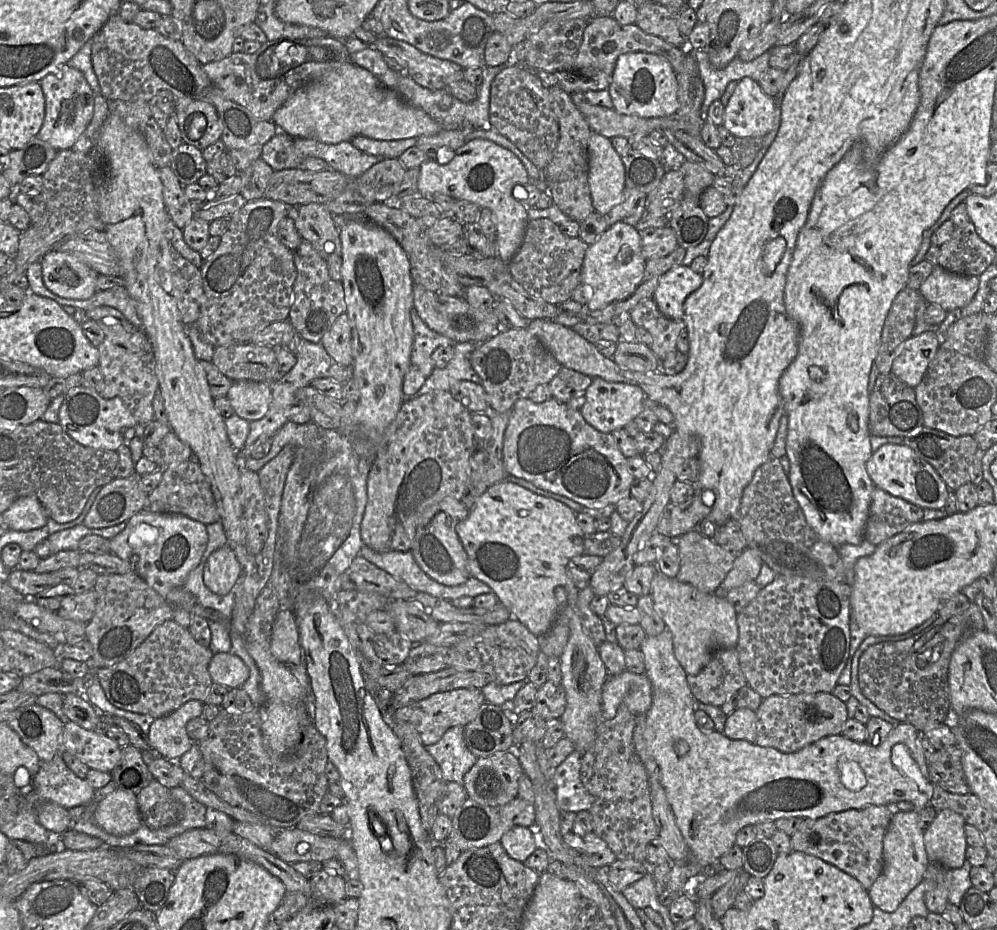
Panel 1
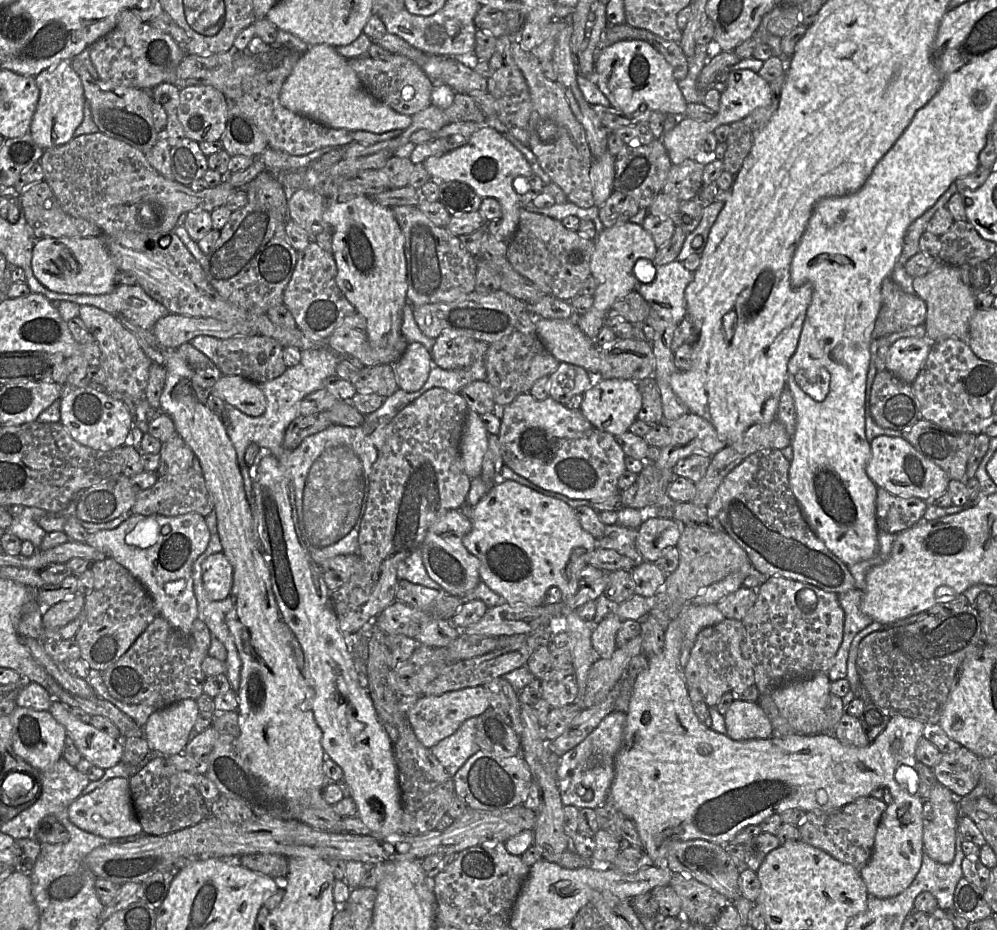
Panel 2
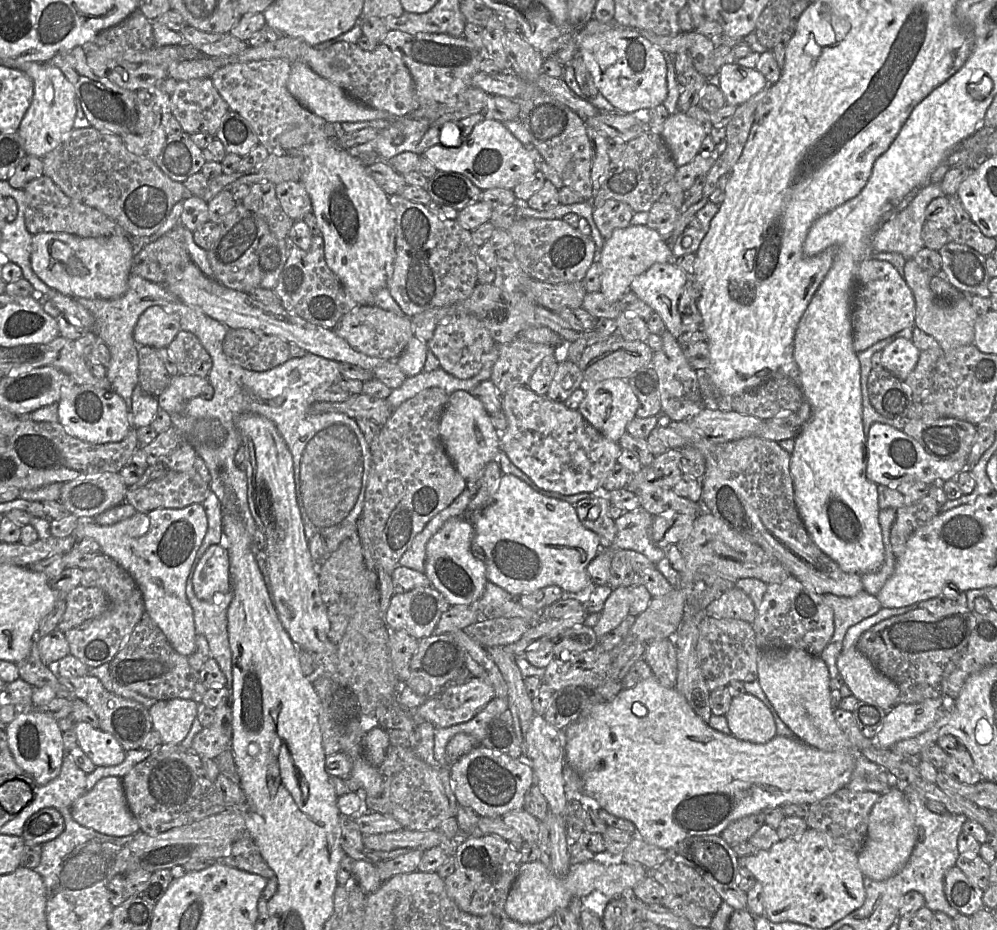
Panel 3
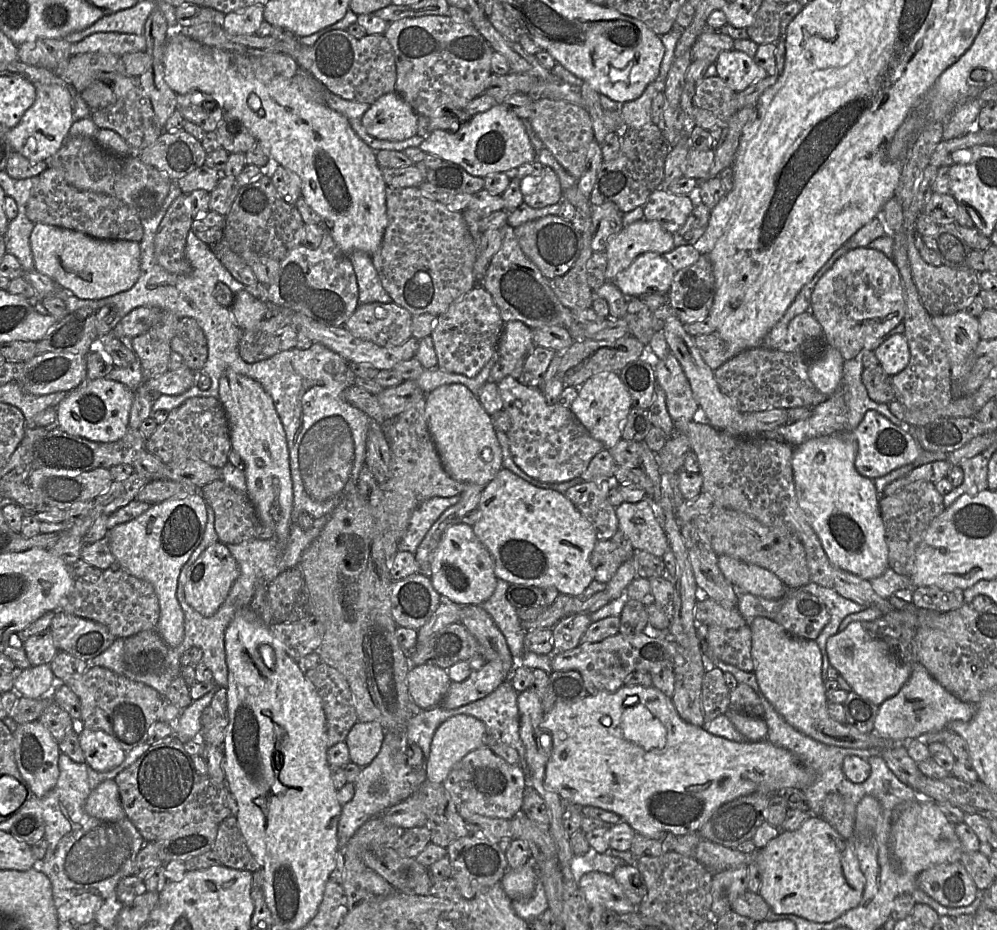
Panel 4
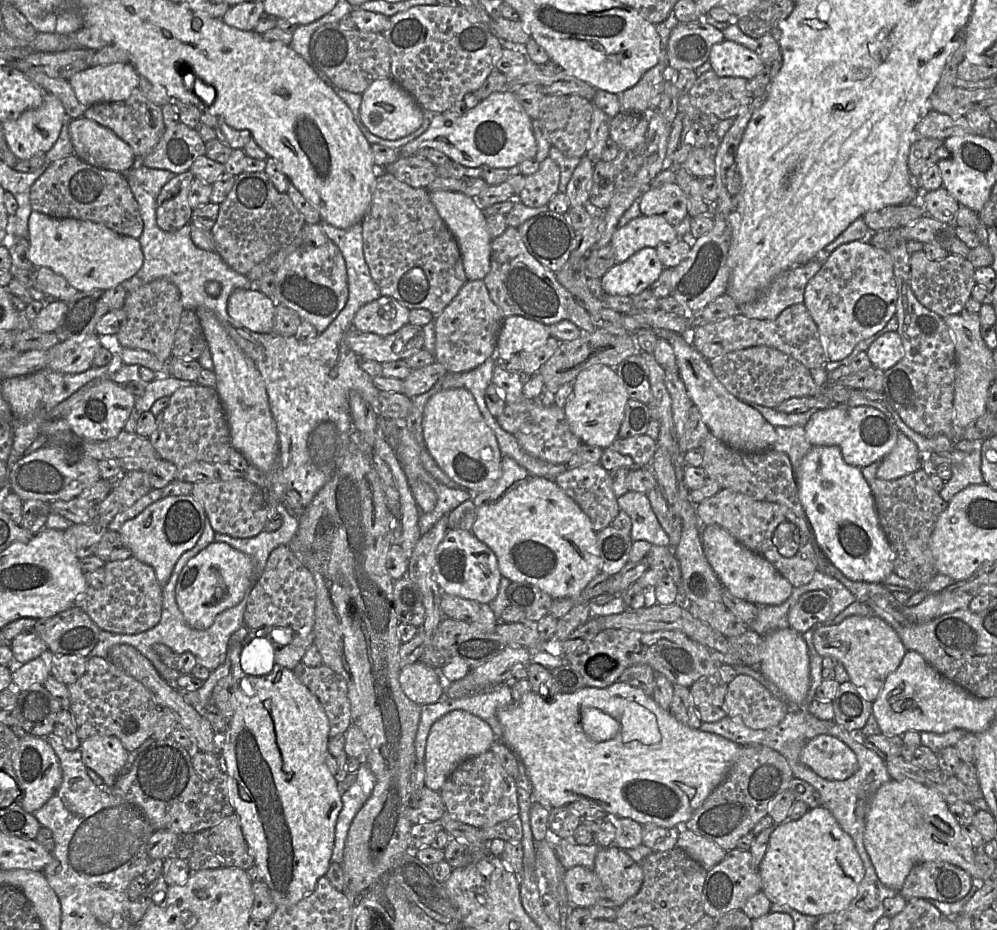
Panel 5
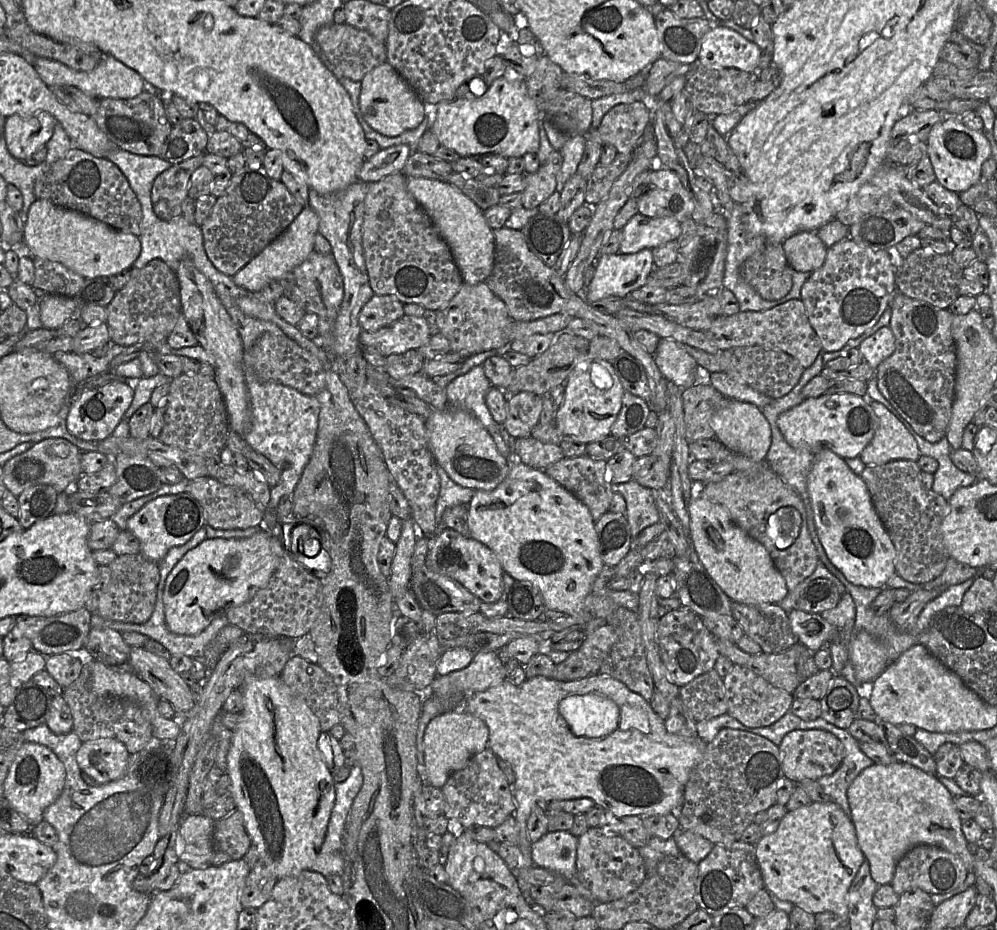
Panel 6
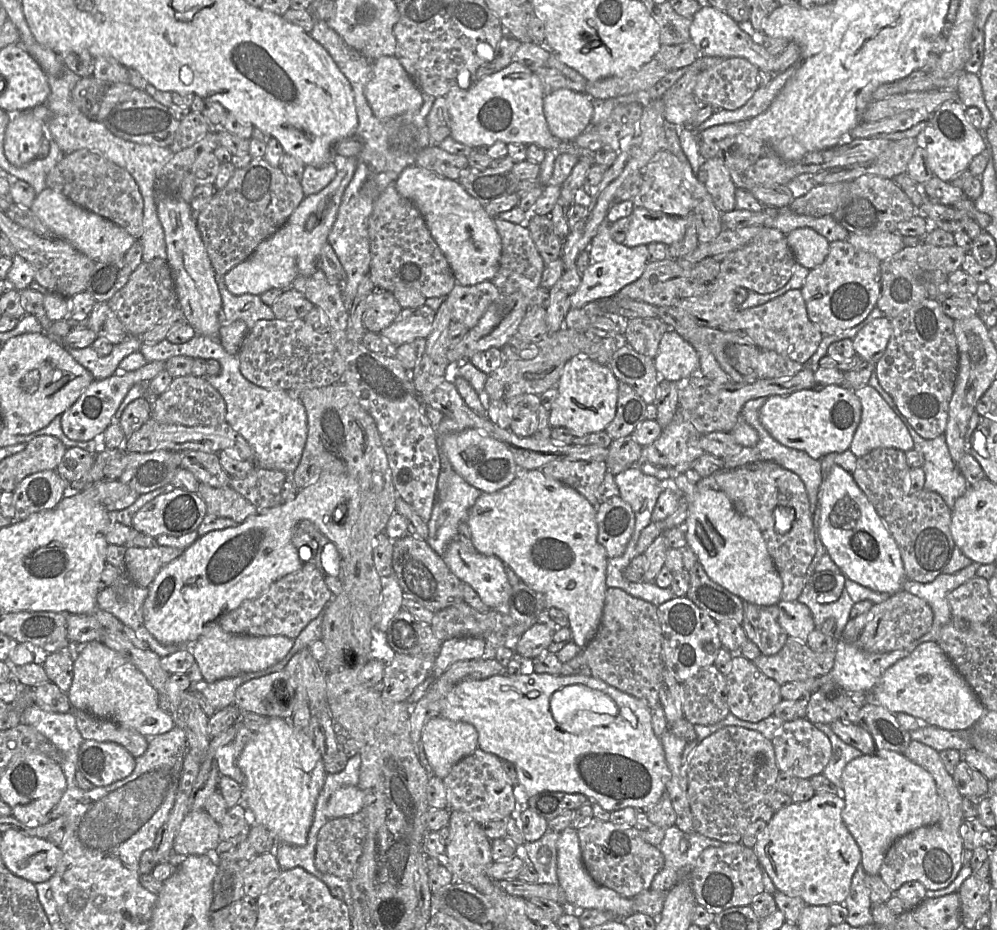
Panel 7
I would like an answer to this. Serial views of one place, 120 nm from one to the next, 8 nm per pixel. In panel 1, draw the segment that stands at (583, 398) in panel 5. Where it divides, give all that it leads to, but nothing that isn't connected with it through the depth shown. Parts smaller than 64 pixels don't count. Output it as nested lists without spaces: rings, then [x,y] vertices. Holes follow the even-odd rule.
[[[593,378],[585,391],[585,404],[579,410],[584,420],[602,433],[611,433],[623,429],[643,411],[645,393],[636,385],[620,382],[608,382],[602,378]]]

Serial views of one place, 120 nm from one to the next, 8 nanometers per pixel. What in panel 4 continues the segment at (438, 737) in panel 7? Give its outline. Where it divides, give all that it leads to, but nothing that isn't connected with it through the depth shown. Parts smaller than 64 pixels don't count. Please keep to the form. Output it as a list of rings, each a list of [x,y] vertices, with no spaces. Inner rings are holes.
[[[460,714],[445,720],[431,742],[426,781],[442,784],[462,758],[485,745],[486,735],[484,723],[473,716]]]

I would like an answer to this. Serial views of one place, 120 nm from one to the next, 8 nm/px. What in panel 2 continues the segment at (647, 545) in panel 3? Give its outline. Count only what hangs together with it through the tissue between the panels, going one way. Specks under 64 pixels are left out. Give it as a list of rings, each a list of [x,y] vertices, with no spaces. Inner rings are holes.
[[[618,524],[606,525],[604,535],[596,539],[596,548],[611,549],[624,555],[636,564],[644,561],[636,548],[638,529],[631,529]]]

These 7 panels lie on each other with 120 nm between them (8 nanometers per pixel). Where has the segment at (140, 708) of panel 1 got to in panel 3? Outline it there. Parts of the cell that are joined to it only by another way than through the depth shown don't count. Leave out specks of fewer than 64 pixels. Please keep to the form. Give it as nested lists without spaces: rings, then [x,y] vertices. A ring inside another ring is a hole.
[[[145,615],[133,630],[126,644],[109,663],[110,676],[119,685],[156,701],[191,700],[199,682],[199,672],[191,668],[188,656],[179,654],[163,631]]]

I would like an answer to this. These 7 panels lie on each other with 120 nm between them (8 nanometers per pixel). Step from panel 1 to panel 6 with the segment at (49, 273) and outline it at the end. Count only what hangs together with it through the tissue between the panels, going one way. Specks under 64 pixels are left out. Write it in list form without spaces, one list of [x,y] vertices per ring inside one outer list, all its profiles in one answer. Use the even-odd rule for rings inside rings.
[[[36,199],[30,206],[24,225],[23,244],[25,252],[22,255],[58,262],[85,279],[111,277],[125,270],[130,270],[134,267],[141,252],[141,243],[137,236],[115,230],[96,218],[59,207],[44,199]]]

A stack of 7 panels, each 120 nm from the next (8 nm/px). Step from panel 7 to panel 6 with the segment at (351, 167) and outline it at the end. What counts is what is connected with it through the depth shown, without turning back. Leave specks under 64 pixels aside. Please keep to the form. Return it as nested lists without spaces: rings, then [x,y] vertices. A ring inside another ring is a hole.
[[[406,144],[380,149],[364,161],[358,172],[358,180],[366,183],[377,182],[390,174],[400,173],[411,154],[412,151]],[[305,206],[283,233],[232,276],[233,282],[251,293],[257,293],[270,281],[279,281],[314,251],[318,225],[319,217],[316,212],[310,206]]]

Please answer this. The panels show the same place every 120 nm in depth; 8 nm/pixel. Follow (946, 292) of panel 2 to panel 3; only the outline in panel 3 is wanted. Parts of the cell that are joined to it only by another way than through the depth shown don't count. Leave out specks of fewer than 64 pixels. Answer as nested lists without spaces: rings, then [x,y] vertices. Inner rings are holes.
[[[912,258],[904,265],[903,278],[911,289],[915,300],[915,326],[932,336],[940,344],[944,353],[964,345],[970,345],[974,340],[974,325],[978,314],[971,306],[971,296],[951,303],[940,301],[930,289],[930,280],[942,271],[925,271]]]

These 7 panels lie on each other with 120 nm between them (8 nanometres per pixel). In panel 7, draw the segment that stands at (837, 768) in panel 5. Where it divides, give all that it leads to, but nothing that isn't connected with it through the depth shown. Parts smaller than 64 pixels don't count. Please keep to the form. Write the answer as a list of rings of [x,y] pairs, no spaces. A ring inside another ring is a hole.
[[[806,718],[785,721],[771,743],[780,771],[798,779],[810,779],[823,773],[831,758],[832,745],[829,738]]]

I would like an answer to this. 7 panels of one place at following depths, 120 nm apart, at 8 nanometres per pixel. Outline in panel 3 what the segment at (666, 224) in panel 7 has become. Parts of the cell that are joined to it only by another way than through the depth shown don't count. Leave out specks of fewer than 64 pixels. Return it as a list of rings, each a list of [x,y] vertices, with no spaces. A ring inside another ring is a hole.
[[[629,225],[614,230],[611,237],[604,241],[598,252],[597,260],[602,265],[602,286],[600,292],[610,302],[618,302],[628,291],[633,279],[644,273],[654,263],[673,261],[671,245],[660,234],[647,225]]]

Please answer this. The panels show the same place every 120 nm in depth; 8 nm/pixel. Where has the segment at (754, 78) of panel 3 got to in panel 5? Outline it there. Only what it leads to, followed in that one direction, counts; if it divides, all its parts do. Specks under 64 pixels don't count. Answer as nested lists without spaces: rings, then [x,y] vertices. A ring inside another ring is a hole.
[[[727,39],[712,46],[708,61],[718,76],[747,80],[755,77],[765,66],[757,53]]]

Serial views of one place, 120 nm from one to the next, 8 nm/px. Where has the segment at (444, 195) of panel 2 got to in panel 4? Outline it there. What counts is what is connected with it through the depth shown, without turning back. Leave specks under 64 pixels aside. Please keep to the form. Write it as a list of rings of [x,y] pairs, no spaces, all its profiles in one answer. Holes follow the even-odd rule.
[[[441,161],[434,169],[426,170],[425,180],[434,185],[437,191],[450,195],[475,194],[484,188],[484,179],[467,173],[462,167],[450,161]]]

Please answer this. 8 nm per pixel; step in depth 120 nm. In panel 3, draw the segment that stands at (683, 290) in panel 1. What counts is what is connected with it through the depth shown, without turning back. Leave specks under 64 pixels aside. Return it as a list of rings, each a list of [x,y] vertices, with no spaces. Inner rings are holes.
[[[673,262],[654,263],[636,276],[630,285],[630,291],[661,316],[666,330],[676,339],[683,335],[678,302],[689,278]]]

